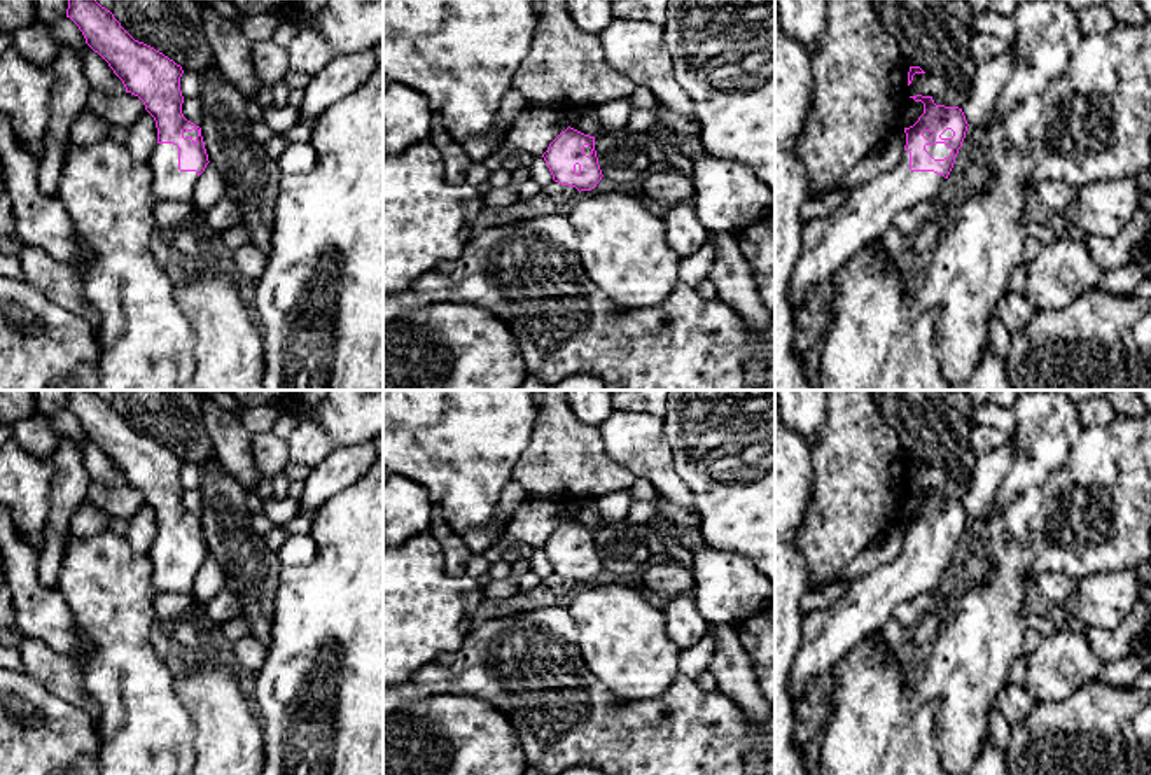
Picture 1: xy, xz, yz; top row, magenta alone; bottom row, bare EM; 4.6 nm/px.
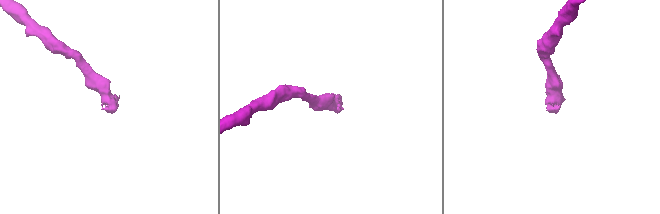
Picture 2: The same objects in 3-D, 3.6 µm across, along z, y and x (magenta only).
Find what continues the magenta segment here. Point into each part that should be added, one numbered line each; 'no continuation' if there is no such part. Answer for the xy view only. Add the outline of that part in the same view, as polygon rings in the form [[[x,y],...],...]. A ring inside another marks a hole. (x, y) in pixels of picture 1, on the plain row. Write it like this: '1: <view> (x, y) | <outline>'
1: xy (170, 576) | [[[157,535],[149,553],[154,565],[152,586],[156,593],[191,593],[198,574],[196,563],[178,562],[178,539]]]

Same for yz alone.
1: yz (940, 543) | [[[936,535],[936,537],[925,537],[925,542],[934,549],[934,551],[945,551],[950,548],[952,541],[945,535]]]

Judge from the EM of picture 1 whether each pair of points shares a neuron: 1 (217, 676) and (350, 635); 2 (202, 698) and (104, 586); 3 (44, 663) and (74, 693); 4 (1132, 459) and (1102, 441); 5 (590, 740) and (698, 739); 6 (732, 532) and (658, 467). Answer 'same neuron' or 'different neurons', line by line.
1: different neurons
2: different neurons
3: same neuron
4: same neuron
5: same neuron
6: different neurons

